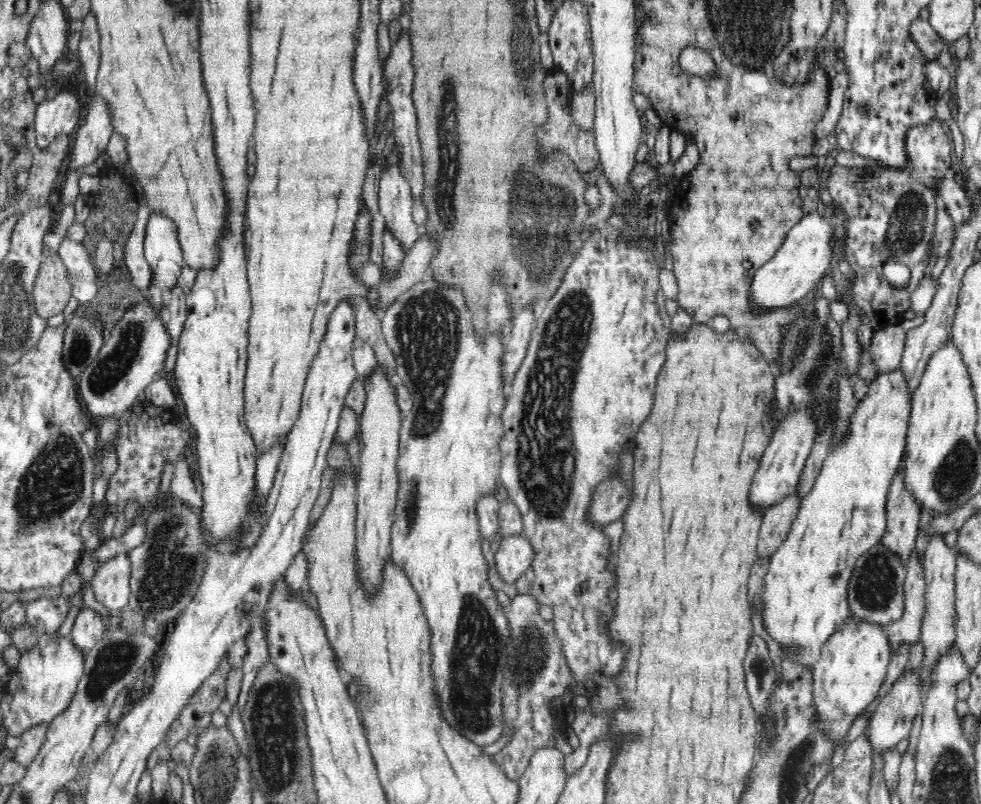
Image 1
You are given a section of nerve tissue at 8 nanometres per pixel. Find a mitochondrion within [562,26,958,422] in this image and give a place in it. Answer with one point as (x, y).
(906, 229)

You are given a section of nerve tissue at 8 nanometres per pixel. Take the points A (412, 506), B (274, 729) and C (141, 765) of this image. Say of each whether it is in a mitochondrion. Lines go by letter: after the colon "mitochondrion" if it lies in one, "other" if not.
A: mitochondrion
B: mitochondrion
C: other

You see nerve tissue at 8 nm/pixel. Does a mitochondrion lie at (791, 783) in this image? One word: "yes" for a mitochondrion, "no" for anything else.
yes

